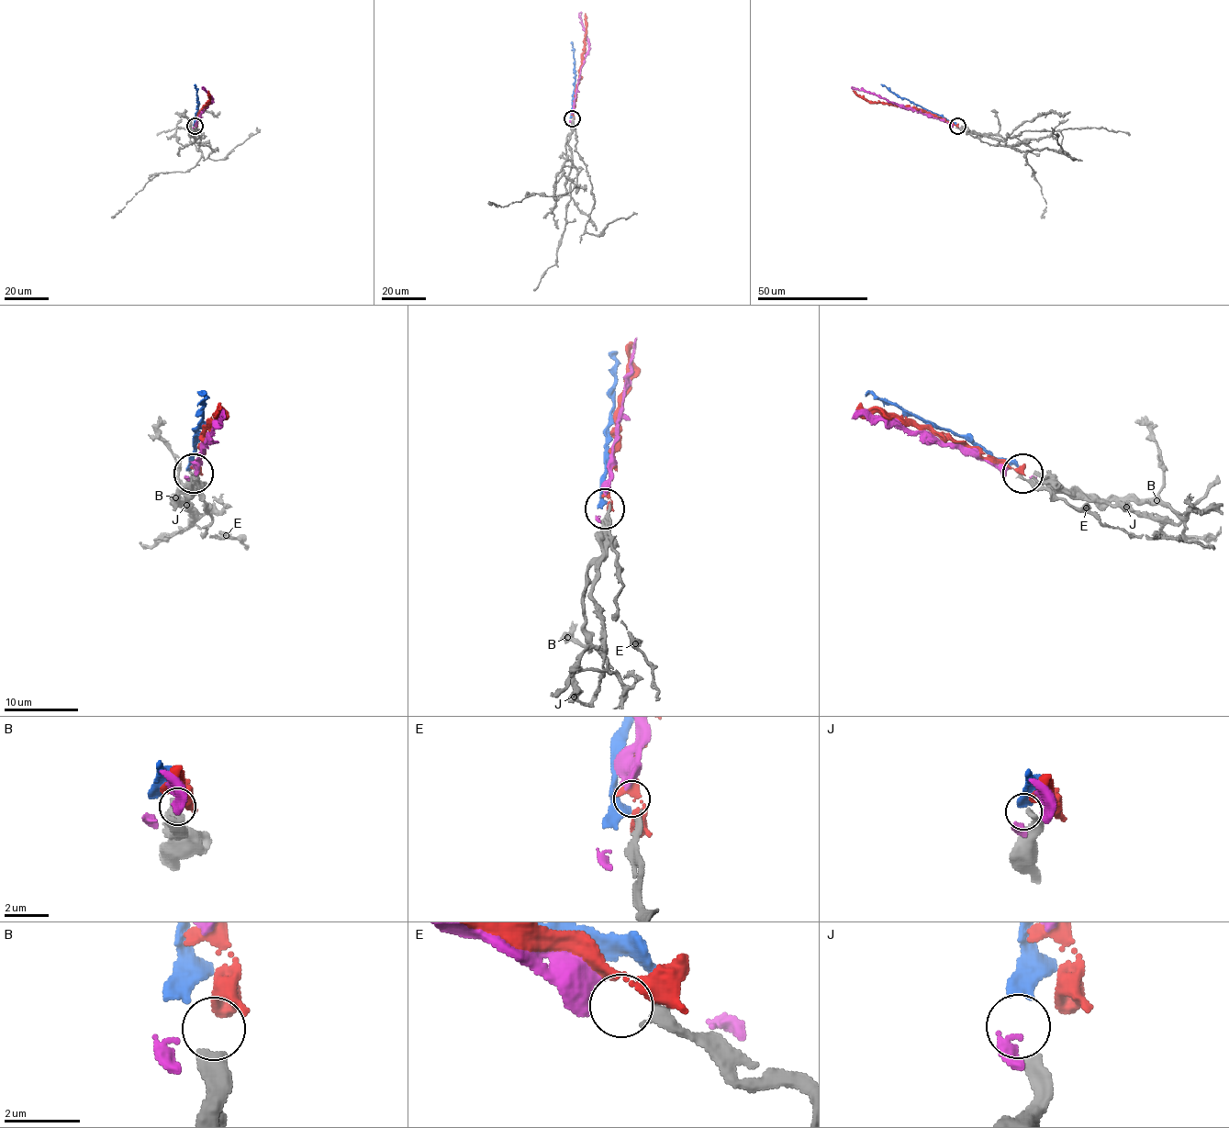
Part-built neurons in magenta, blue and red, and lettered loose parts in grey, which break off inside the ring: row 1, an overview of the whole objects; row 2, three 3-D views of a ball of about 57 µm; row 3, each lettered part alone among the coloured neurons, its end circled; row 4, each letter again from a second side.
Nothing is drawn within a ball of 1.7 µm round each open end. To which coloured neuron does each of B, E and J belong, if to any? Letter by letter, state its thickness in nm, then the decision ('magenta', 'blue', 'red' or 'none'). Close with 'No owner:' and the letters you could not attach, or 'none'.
B: 420 nm thick; red
E: 260 nm thick; none
J: 340 nm thick; blue
No owner: E

